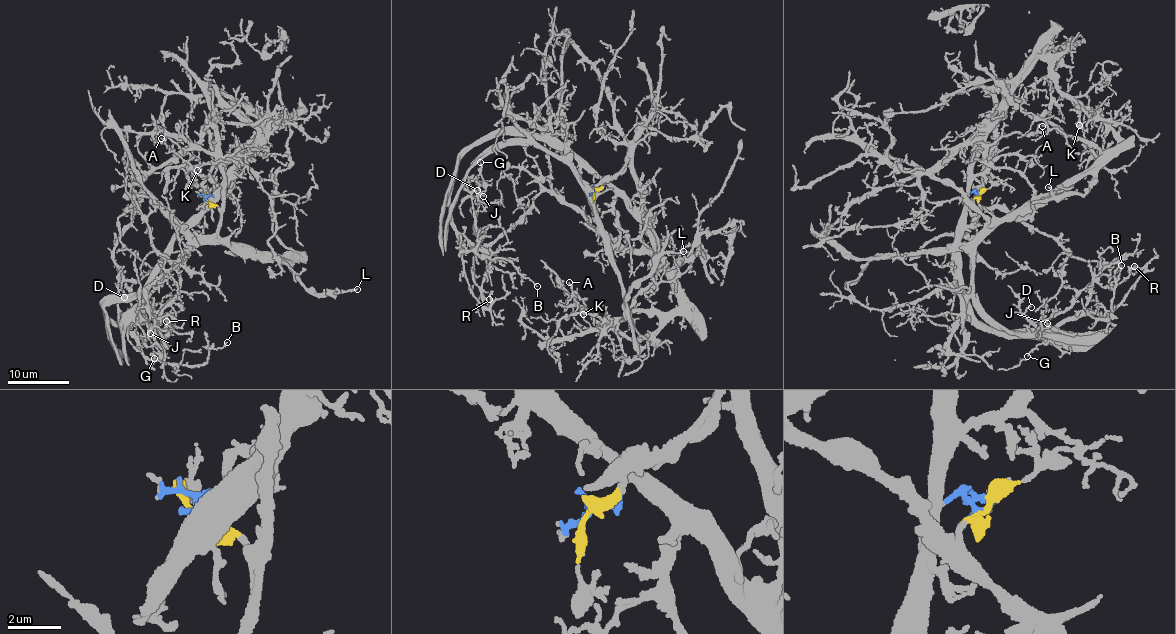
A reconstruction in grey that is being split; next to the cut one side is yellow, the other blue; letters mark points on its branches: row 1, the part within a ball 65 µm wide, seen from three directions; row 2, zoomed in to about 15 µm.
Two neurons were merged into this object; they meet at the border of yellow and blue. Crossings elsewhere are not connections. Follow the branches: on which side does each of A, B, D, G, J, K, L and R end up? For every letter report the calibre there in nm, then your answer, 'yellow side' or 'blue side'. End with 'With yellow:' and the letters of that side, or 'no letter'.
A: 140 nm thick; blue side
B: 140 nm thick; blue side
D: 140 nm thick; yellow side
G: 140 nm thick; yellow side
J: 140 nm thick; yellow side
K: 140 nm thick; blue side
L: 200 nm thick; yellow side
R: 180 nm thick; blue side
With yellow: D, G, J, L

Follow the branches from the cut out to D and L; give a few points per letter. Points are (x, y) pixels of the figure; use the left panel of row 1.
D: (206, 200), (220, 210), (216, 233), (166, 273), (122, 320), (117, 309), (123, 297)
L: (206, 200), (216, 205), (218, 234), (229, 243), (253, 247), (279, 259), (314, 293), (357, 290)

